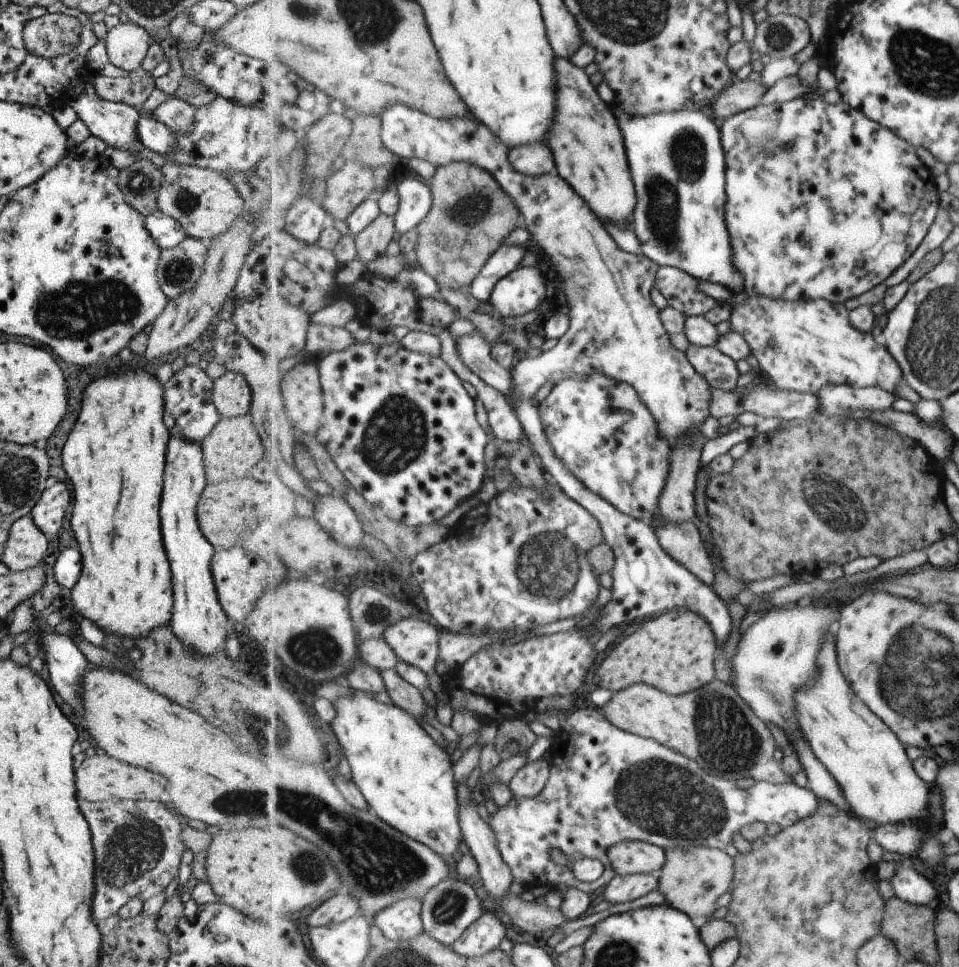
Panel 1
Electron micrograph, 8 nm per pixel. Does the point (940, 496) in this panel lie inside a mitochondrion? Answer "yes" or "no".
no

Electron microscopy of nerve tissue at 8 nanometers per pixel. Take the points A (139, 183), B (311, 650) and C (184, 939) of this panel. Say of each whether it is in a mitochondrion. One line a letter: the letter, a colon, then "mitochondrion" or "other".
A: mitochondrion
B: mitochondrion
C: other

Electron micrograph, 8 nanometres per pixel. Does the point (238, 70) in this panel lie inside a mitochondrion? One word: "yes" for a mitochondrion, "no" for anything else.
no

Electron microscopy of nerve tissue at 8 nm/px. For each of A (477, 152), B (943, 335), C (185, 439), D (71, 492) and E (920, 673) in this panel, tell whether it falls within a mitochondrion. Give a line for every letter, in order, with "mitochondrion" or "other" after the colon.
A: other
B: mitochondrion
C: other
D: other
E: mitochondrion

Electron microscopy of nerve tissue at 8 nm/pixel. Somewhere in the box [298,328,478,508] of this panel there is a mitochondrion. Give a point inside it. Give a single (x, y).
(372, 457)

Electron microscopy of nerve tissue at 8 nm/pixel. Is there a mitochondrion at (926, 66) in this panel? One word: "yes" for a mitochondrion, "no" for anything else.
yes

